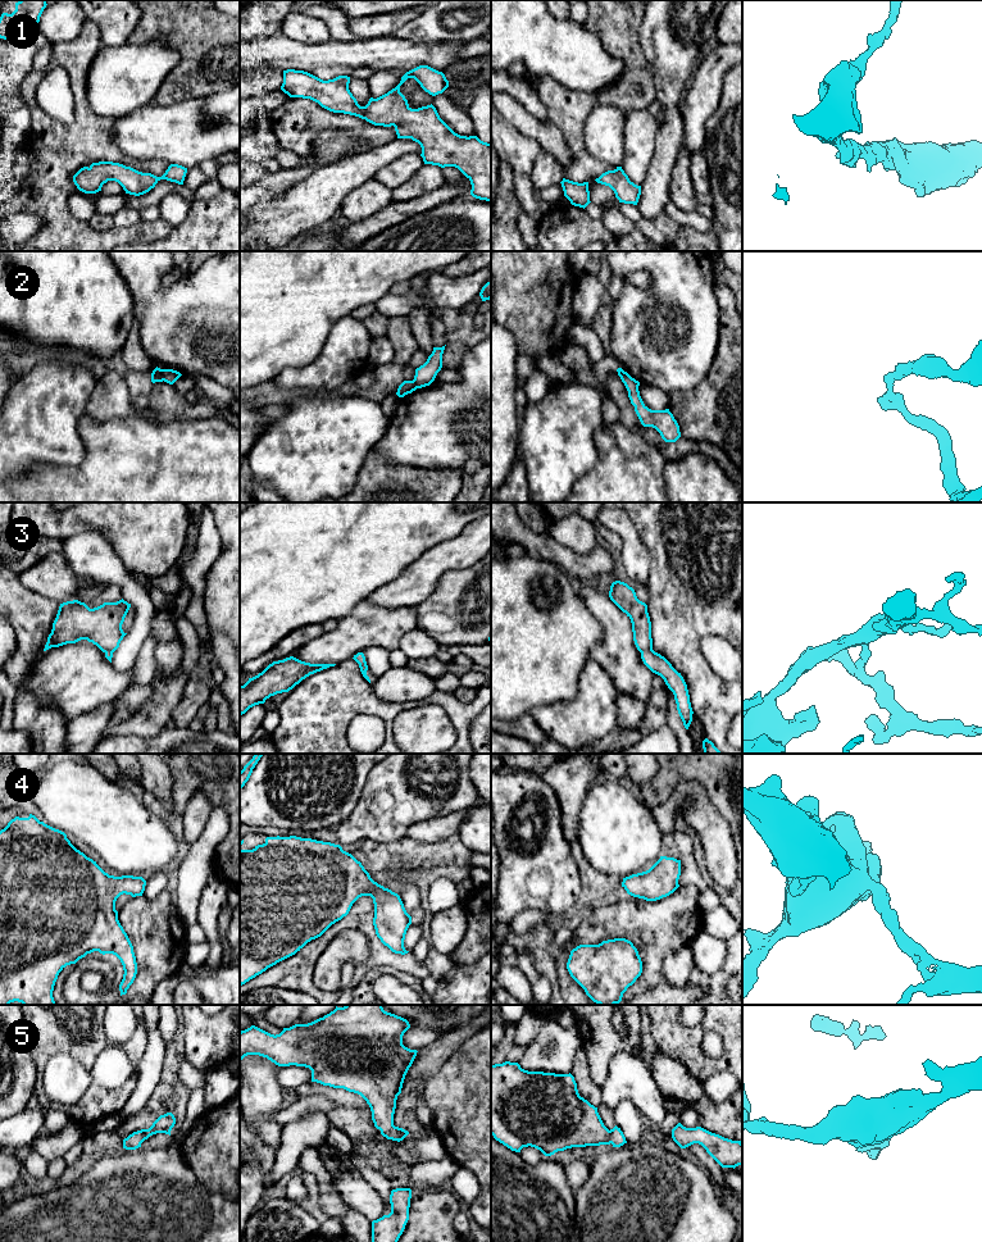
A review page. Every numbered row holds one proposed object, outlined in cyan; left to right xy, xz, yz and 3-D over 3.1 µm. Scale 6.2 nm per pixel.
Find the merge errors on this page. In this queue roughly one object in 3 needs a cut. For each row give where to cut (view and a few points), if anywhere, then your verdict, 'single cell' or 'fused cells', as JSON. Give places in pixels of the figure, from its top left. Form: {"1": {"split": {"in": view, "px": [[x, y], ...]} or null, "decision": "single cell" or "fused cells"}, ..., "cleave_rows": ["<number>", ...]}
{"1": {"split": null, "decision": "single cell"}, "2": {"split": {"in": "xy", "px": [[160, 369], [164, 380]]}, "decision": "fused cells"}, "3": {"split": null, "decision": "single cell"}, "4": {"split": null, "decision": "single cell"}, "5": {"split": null, "decision": "single cell"}, "cleave_rows": ["2"]}

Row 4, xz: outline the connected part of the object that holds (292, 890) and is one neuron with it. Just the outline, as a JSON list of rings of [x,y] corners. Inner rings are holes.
[[[277,836],[253,850],[240,849],[240,986],[320,937],[362,896],[373,898],[373,925],[381,942],[395,954],[408,954],[404,940],[412,916],[400,896],[374,882],[340,845]]]

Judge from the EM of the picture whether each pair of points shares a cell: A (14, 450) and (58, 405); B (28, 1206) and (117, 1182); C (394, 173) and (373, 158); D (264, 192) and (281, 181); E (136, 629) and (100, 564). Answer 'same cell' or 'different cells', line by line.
A: same cell
B: same cell
C: different cells
D: same cell
E: same cell

